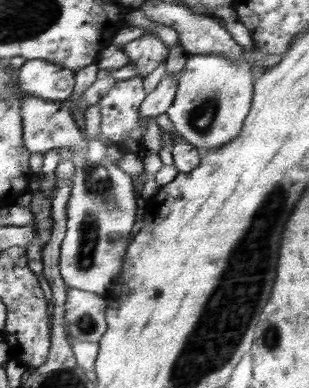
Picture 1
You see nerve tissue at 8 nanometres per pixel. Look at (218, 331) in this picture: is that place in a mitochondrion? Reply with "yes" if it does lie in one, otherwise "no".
yes

